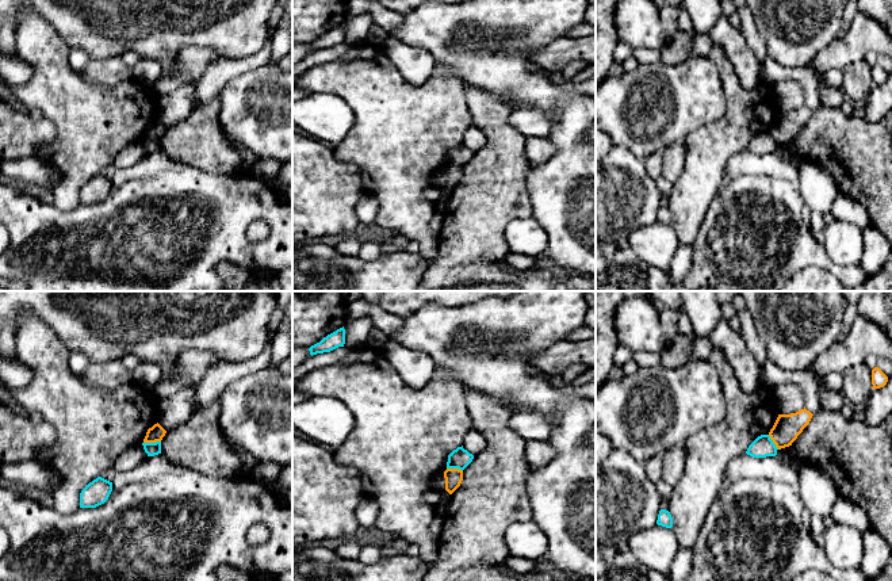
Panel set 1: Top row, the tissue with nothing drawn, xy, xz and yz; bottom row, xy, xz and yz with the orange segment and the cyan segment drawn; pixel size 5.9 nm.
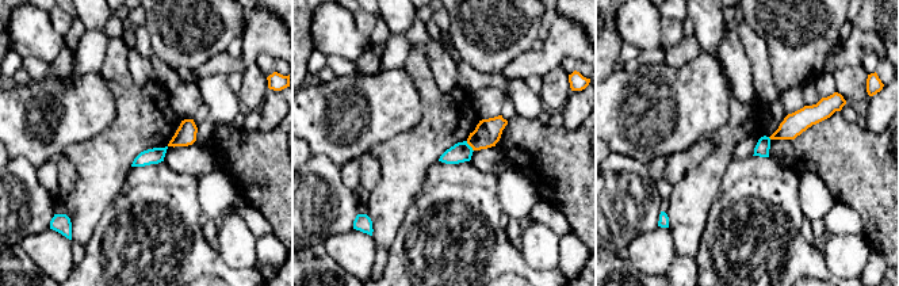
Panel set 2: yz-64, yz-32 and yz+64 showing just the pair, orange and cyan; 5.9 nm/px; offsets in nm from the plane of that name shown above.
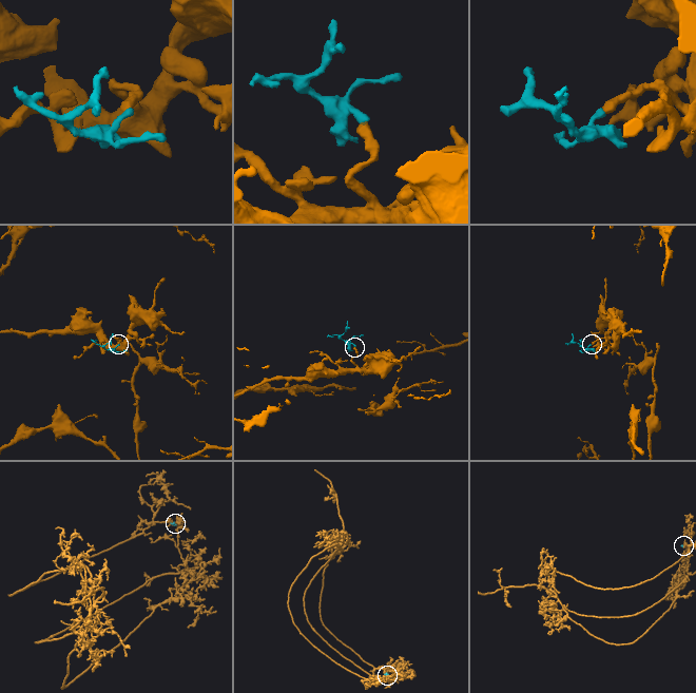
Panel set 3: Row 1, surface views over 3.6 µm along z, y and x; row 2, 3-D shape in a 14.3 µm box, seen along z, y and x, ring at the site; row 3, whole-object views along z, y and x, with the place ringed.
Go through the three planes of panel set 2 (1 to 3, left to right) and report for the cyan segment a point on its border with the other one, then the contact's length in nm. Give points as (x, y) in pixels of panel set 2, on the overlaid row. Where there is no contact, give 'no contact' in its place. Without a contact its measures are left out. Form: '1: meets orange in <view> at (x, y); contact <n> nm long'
1: no contact
2: meets orange in yz-32 at (470, 145); contact 80 nm long
3: no contact

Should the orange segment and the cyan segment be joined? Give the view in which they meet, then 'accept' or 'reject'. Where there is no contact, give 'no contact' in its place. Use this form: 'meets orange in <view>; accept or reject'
meets orange in xy; reject

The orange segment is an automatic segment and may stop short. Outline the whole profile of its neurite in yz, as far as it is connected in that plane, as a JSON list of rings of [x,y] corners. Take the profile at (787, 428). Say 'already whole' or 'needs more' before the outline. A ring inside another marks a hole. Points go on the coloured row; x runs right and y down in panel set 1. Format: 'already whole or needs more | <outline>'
already whole | [[[805,408],[790,414],[778,414],[769,432],[778,450],[792,446],[803,429],[809,424],[812,413]]]

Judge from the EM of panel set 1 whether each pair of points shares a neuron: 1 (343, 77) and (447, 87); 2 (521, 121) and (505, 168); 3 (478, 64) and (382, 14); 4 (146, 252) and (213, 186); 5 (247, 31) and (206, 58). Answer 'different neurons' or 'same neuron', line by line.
1: same neuron
2: different neurons
3: different neurons
4: same neuron
5: different neurons

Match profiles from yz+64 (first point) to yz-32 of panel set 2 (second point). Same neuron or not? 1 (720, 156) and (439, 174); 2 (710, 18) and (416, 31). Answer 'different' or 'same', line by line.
1: different
2: different

